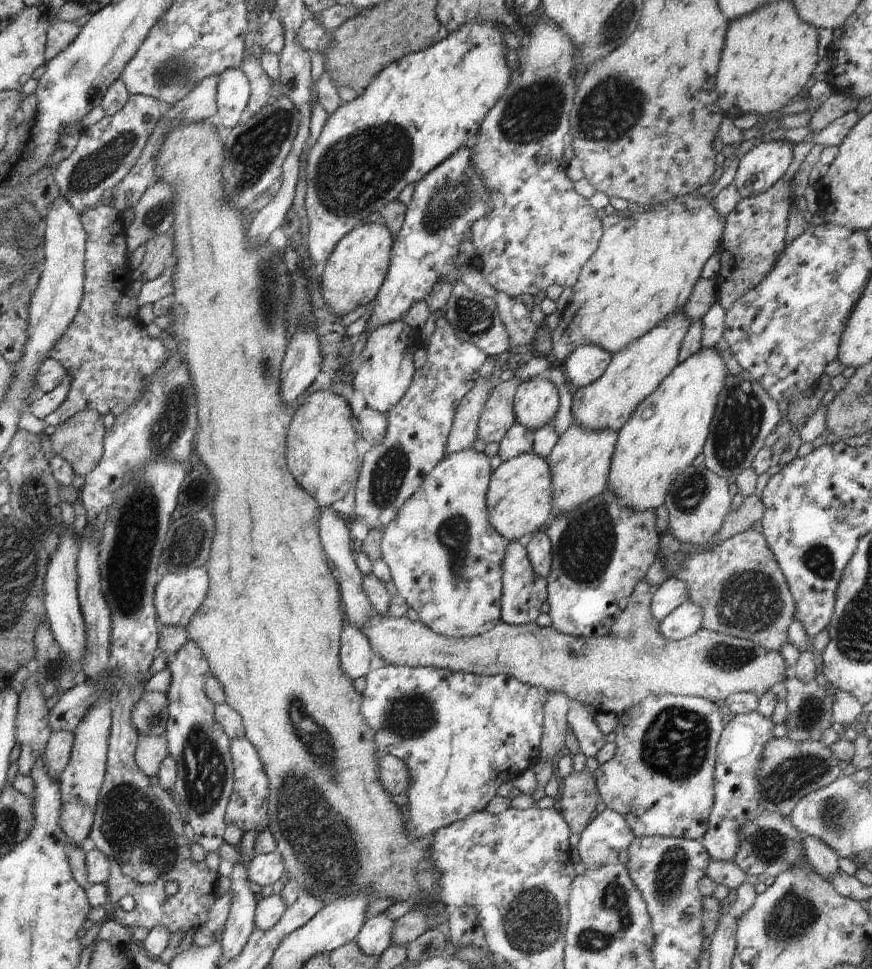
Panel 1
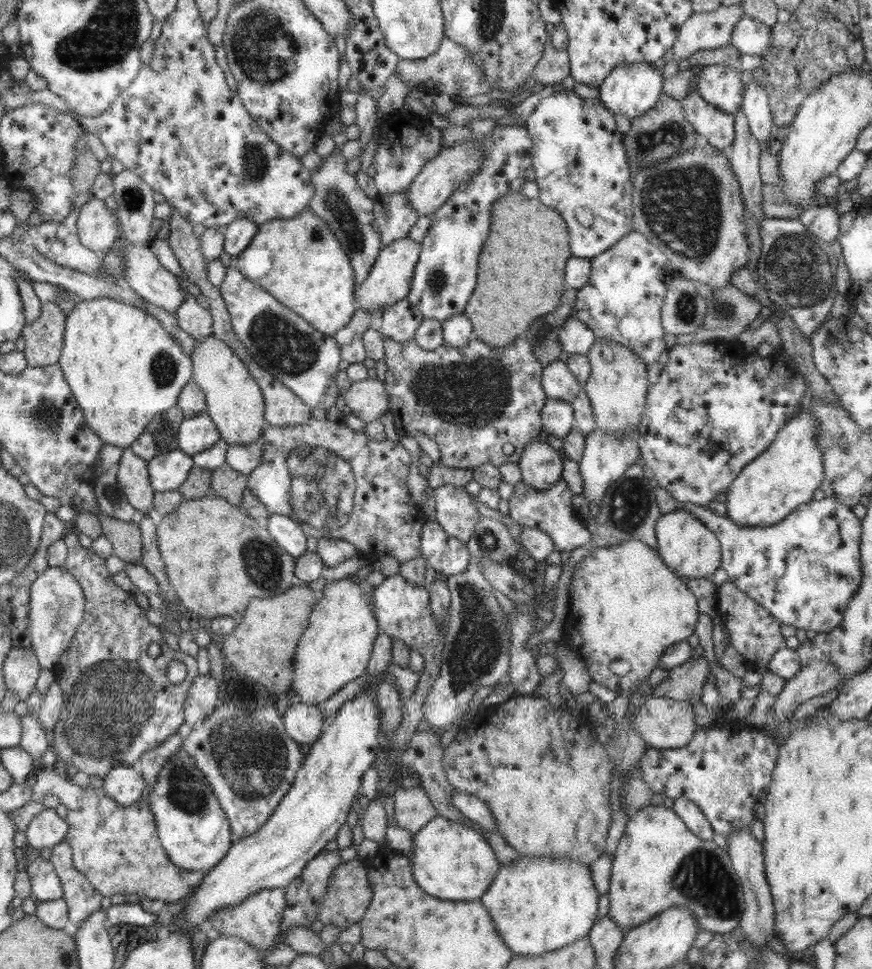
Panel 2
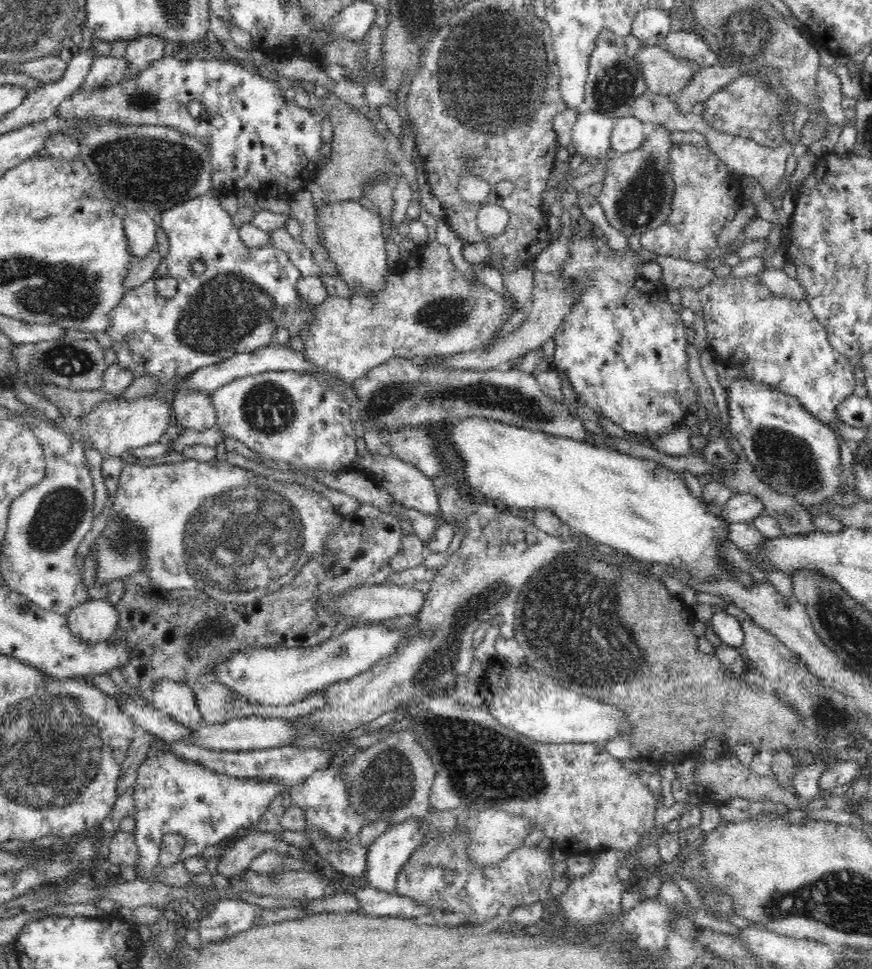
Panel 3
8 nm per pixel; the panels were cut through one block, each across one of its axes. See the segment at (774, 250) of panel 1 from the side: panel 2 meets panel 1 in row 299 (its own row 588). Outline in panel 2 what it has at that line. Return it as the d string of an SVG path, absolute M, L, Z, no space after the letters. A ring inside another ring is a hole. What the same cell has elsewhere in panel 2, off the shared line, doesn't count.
M731 580L716 588L717 617L728 630L730 644L745 658L747 666L758 672L768 672L770 660L778 650L785 647L780 621L770 615L766 608L738 589Z

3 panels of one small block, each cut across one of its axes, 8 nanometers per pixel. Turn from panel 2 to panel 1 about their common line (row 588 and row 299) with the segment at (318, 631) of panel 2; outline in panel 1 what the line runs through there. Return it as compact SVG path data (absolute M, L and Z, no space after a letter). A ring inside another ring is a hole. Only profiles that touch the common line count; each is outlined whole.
M363 222L340 239L326 259L325 269L316 283L322 288L325 304L332 312L331 318L342 317L357 306L373 302L388 270L393 242L394 236L382 222Z

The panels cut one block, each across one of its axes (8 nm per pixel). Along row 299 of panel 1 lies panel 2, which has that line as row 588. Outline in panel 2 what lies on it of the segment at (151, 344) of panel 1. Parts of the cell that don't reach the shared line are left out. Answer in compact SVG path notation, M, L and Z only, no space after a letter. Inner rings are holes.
M69 528L64 534L63 539L68 547L68 556L63 564L63 568L76 577L76 580L82 587L82 591L84 591L84 599L86 599L86 602L84 606L84 618L82 619L80 626L78 626L76 634L74 634L70 639L70 644L59 658L59 663L57 663L52 669L55 679L59 681L60 687L62 688L63 702L62 712L57 724L55 725L55 729L53 730L54 732L52 732L54 736L52 736L52 745L50 746L50 749L59 759L64 760L65 764L70 764L71 766L74 766L74 768L78 768L78 772L86 772L89 776L100 776L100 778L104 779L104 776L106 776L106 774L110 772L115 765L136 766L137 761L144 753L152 750L152 748L160 746L166 738L179 734L180 727L184 725L184 701L187 699L189 686L199 675L197 670L197 661L196 657L190 656L190 664L186 664L189 676L188 681L184 682L184 686L177 686L176 684L169 682L166 676L166 670L168 664L173 660L173 658L176 658L176 654L178 654L178 652L167 646L165 638L160 634L160 629L148 621L145 611L138 606L134 600L134 594L124 591L114 583L112 580L113 574L106 569L105 559L98 556L92 548L86 548L80 545L80 541L78 541L78 532L76 530ZM152 642L156 642L156 644L159 644L160 648L163 649L160 656L156 658L148 656L148 646L150 646Z

